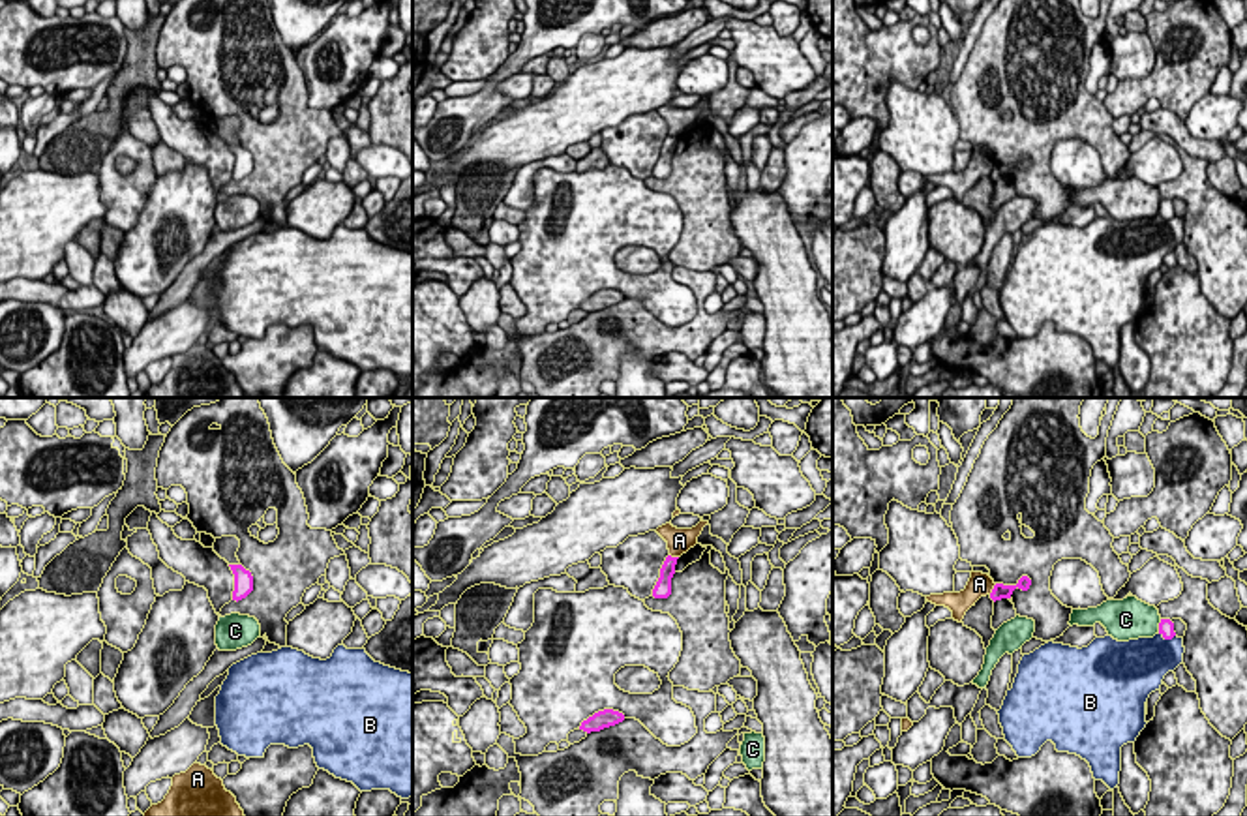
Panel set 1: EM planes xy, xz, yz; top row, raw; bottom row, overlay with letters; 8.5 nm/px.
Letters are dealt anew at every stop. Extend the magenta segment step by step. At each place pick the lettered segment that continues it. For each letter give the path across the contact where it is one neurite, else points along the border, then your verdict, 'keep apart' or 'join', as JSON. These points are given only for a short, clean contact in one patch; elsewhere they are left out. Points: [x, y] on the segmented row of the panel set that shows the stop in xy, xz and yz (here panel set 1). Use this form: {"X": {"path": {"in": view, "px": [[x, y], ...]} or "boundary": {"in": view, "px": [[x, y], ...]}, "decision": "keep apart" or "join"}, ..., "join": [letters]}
{"A": {"boundary": {"in": "yz", "px": [[996, 584], [989, 593]]}, "decision": "keep apart"}, "B": {"decision": "keep apart"}, "C": {"decision": "keep apart"}, "join": []}

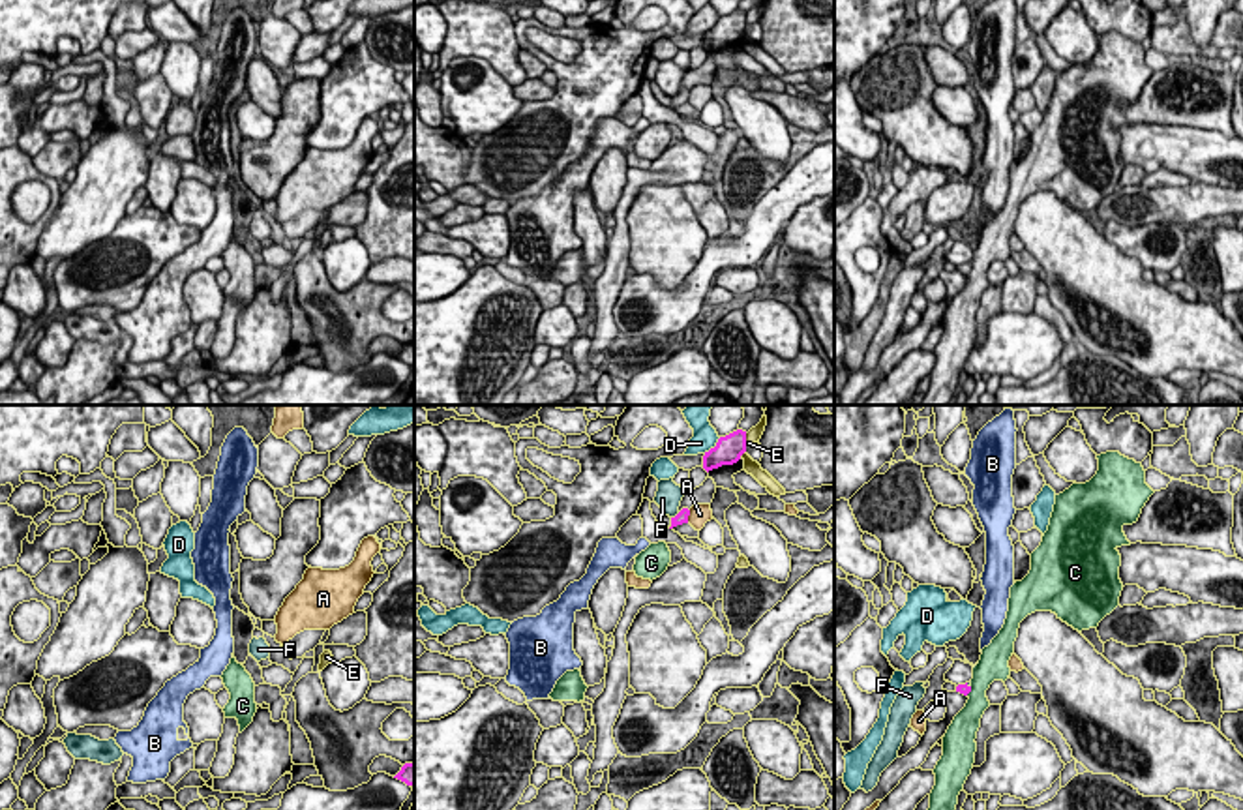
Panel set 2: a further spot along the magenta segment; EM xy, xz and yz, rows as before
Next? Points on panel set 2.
{"A": {"boundary": {"in": "xz", "px": [[690, 510], [687, 522]]}, "decision": "keep apart"}, "B": {"path": {"in": "yz", "px": [[962, 689], [966, 685], [970, 681]]}, "decision": "join"}, "C": {"boundary": {"in": "yz", "px": [[972, 687], [966, 694]]}, "decision": "keep apart"}, "D": {"decision": "keep apart"}, "E": {"decision": "keep apart"}, "F": {"boundary": {"in": "xz", "px": [[679, 512], [672, 518]]}, "decision": "keep apart"}, "join": ["B"]}

